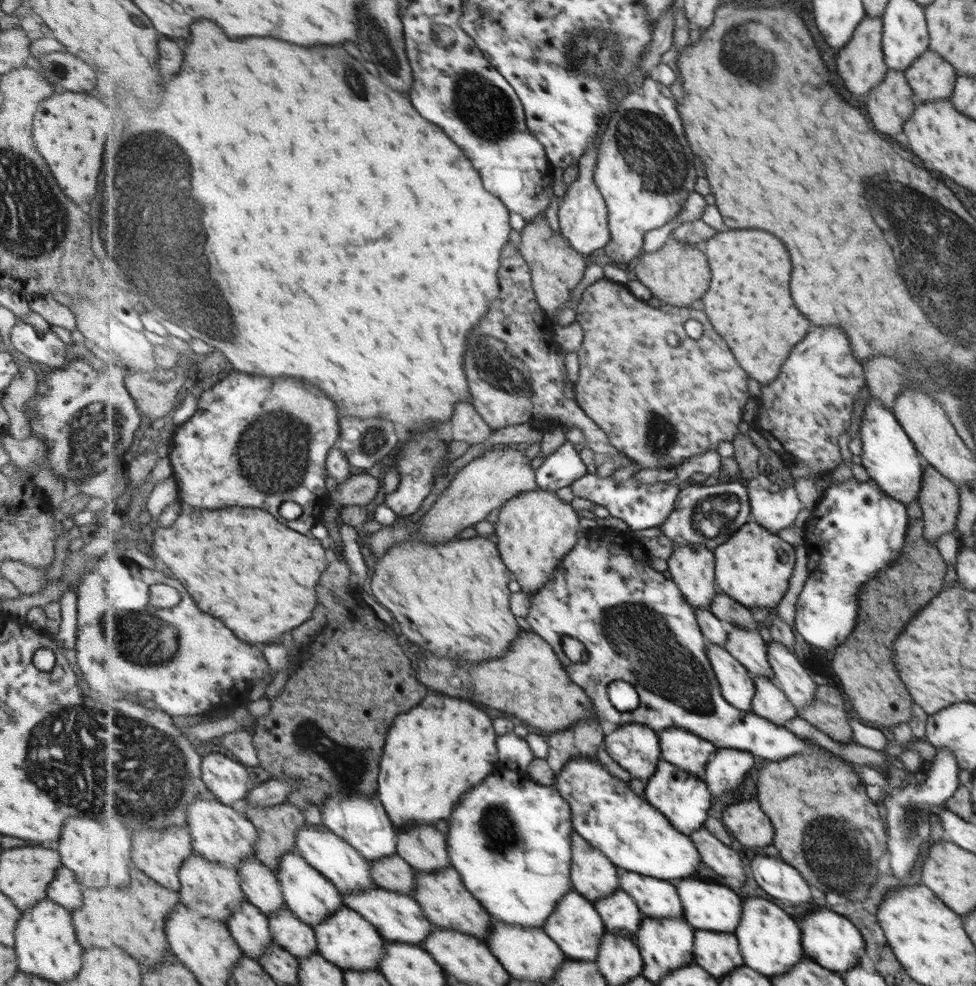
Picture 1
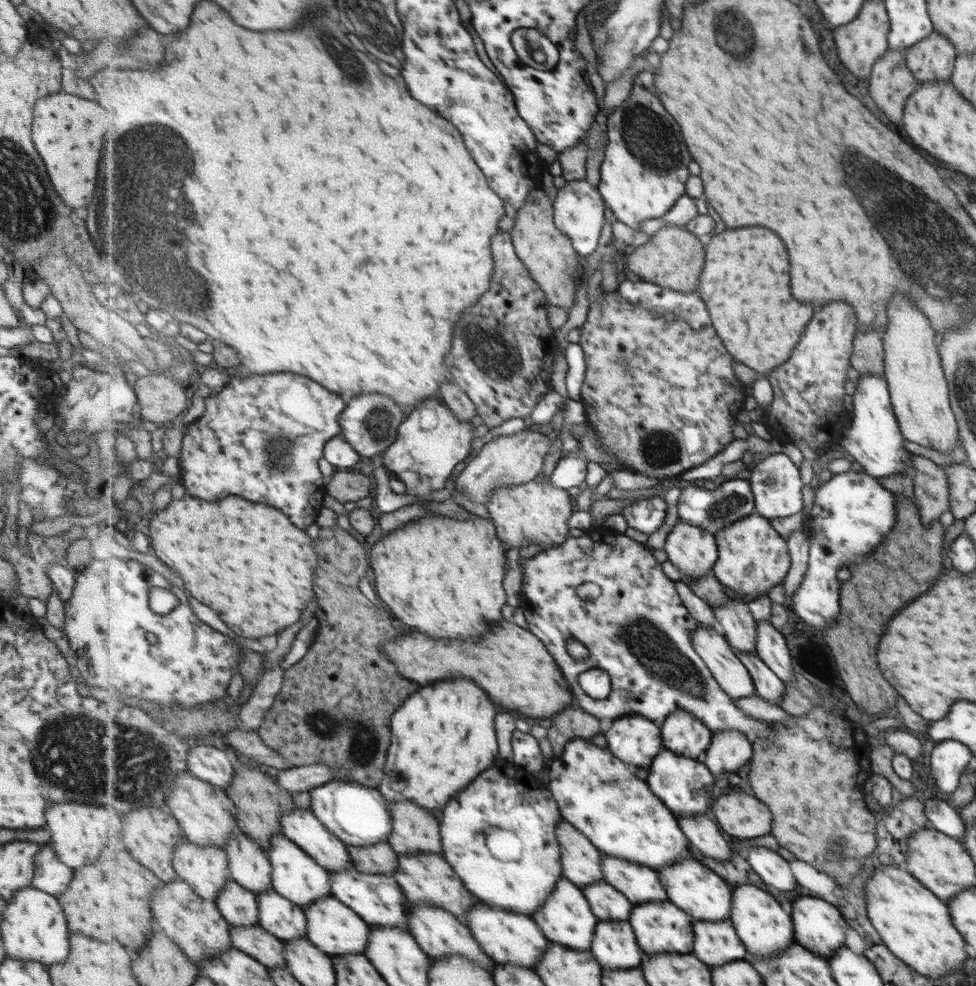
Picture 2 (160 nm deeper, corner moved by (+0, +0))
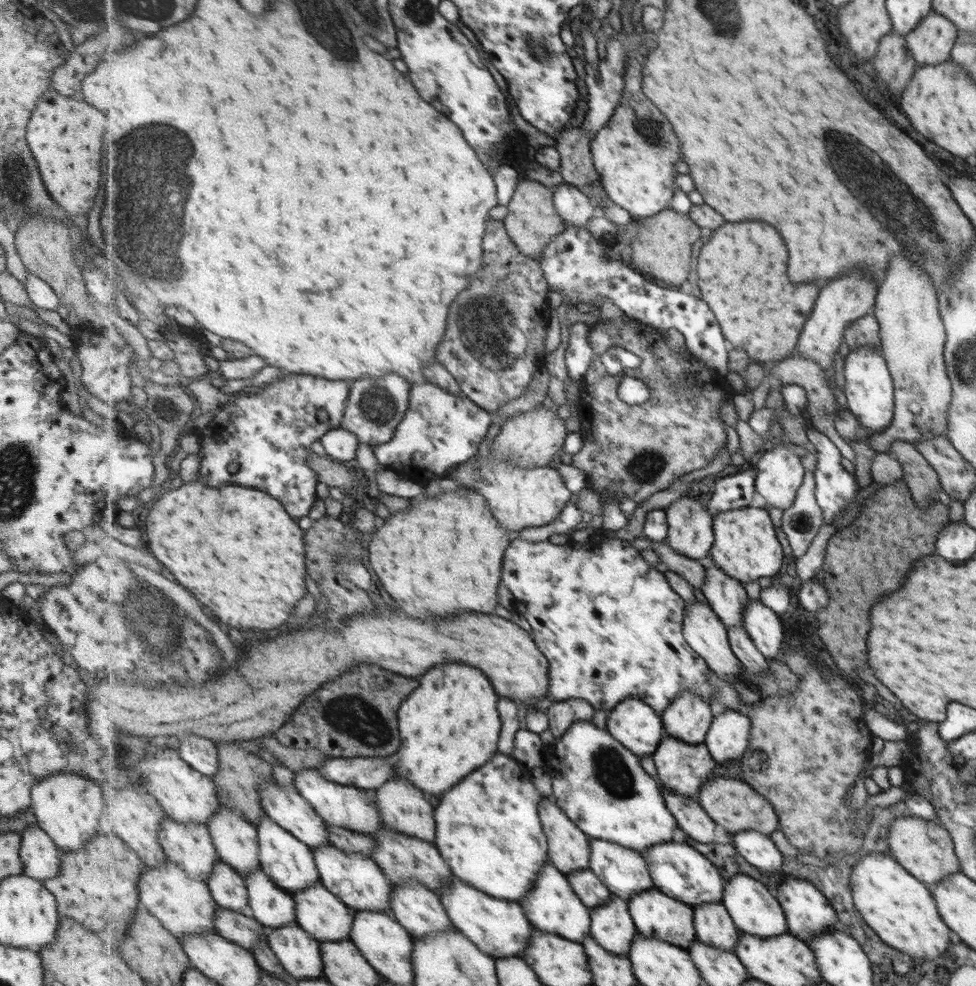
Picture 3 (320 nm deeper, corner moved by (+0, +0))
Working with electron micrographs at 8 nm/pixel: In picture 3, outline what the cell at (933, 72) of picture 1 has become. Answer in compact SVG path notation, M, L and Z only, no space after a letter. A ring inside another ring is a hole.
M931 11L904 39L917 66L934 65L947 62L951 58L952 44L957 33L952 21Z

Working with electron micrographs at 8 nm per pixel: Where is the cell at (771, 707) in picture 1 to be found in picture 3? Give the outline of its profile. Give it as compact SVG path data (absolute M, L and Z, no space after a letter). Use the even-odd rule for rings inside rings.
M745 627L728 629L730 644L737 658L753 676L765 676L769 672L769 660L754 644Z

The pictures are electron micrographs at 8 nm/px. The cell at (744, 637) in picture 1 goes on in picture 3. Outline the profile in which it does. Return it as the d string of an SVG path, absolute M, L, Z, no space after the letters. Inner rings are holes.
M709 556L704 561L708 569L708 580L702 588L711 609L717 613L728 629L745 626L745 608L749 602L745 585L721 570Z

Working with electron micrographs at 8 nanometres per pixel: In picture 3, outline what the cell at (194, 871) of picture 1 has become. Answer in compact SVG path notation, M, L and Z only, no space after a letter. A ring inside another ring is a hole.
M167 816L160 830L160 843L169 860L179 863L193 878L208 882L213 867L221 861L220 853L216 849L208 826L203 823L180 823Z

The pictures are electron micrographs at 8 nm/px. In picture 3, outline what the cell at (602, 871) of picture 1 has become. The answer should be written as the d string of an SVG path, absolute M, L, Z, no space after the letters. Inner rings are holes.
M552 797L540 804L540 819L548 835L550 862L565 874L591 868L591 838Z

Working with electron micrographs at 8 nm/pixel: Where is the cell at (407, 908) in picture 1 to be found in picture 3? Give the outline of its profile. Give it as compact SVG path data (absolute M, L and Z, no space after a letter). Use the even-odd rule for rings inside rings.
M332 844L313 851L321 875L320 880L331 893L336 894L351 909L355 912L391 913L393 882L372 857L361 853L348 853Z

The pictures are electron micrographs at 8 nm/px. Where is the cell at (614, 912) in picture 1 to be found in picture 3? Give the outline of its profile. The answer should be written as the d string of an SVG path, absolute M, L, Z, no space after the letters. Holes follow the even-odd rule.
M590 869L573 871L566 874L576 889L577 895L581 897L590 909L606 903L613 895L611 889L605 886L601 879Z

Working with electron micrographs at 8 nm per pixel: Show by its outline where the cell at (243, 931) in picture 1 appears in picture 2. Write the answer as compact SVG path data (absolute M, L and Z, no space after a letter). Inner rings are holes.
M229 881L218 894L216 902L231 926L260 924L258 896L237 881Z

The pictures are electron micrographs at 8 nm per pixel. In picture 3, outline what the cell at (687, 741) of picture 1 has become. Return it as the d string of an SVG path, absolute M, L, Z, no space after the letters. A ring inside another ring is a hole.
M685 691L660 715L667 734L689 744L703 744L716 714L701 695Z

